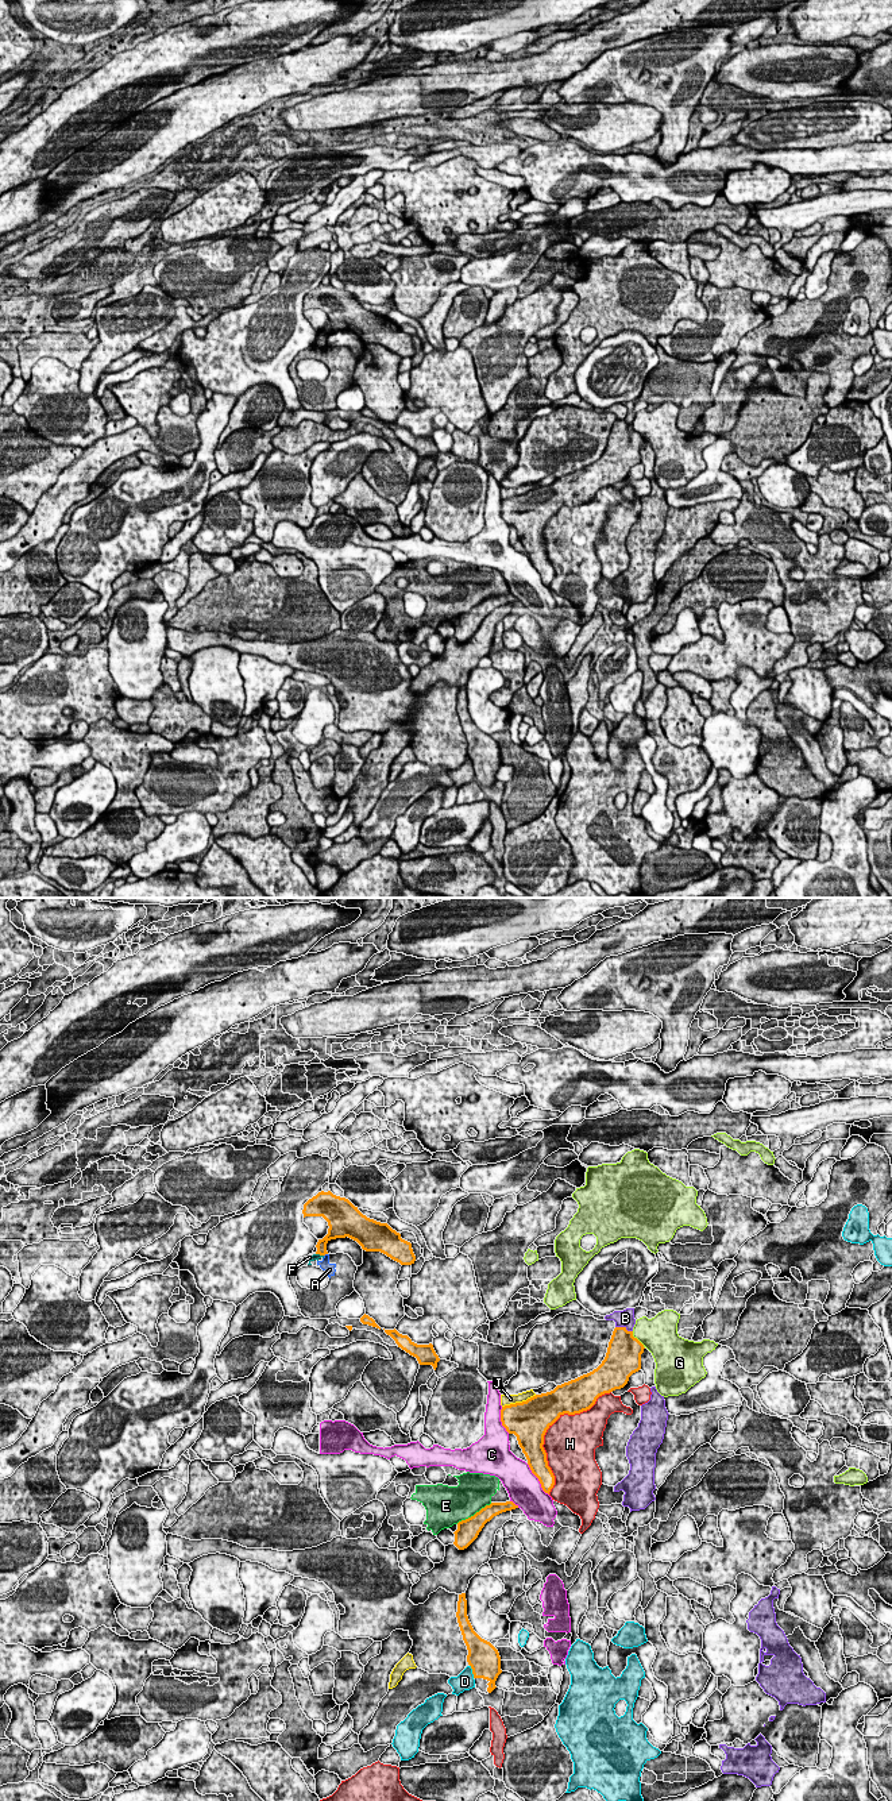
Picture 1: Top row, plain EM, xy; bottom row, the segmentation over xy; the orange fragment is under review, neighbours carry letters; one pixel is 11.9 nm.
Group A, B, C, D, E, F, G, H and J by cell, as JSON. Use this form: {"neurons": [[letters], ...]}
{"neurons": [["A", "E", "F"], ["B"], ["C"], ["D"], ["G"], ["H"], ["J"]]}

